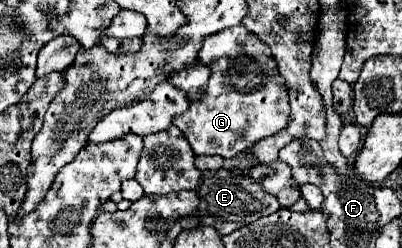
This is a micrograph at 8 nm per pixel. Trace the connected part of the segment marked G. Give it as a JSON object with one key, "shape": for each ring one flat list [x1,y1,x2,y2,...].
{"shape":[[245,26,227,28,203,40,199,62,209,66,211,78,203,94,189,102,187,112,173,118,195,154,233,158,257,140,277,134,289,120,289,96,277,74,277,64,267,44,249,34]]}

